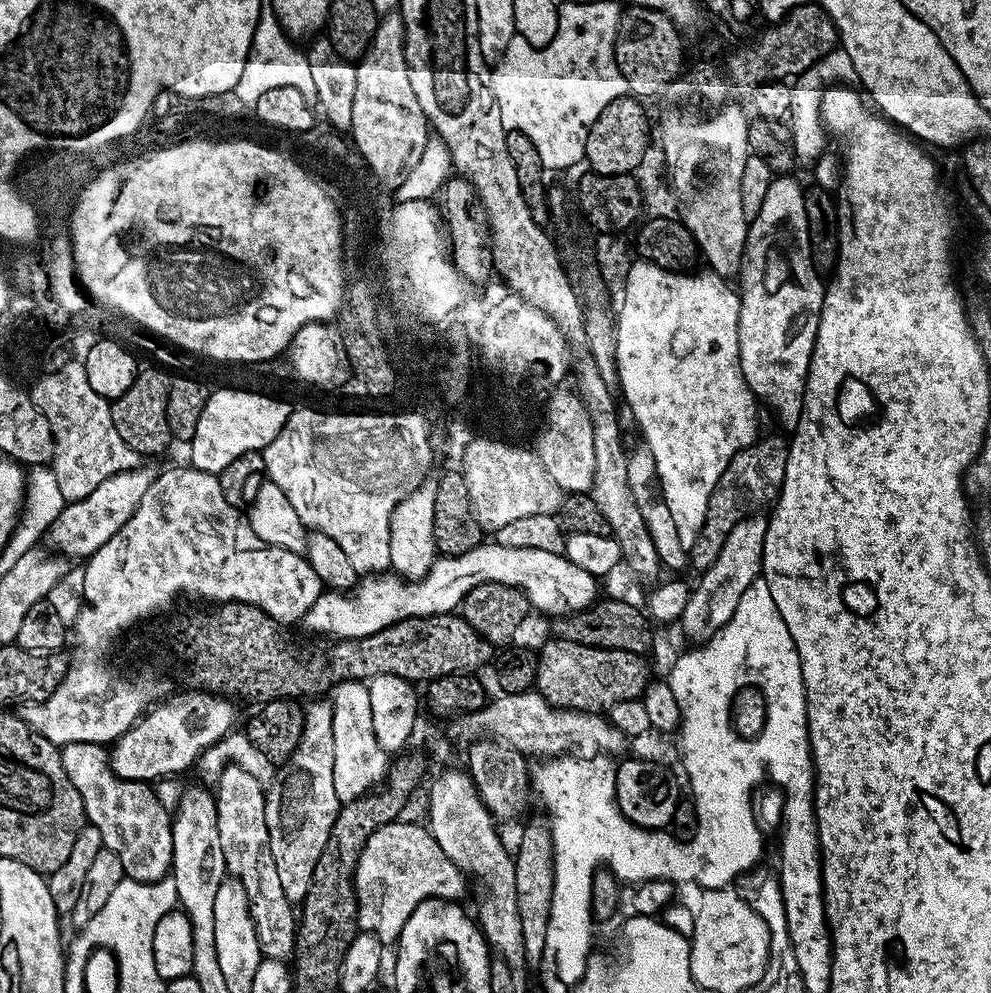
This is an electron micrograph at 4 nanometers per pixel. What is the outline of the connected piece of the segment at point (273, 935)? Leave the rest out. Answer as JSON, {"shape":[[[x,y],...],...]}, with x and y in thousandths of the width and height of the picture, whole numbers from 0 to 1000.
{"shape":[[[238,769],[224,774],[217,790],[218,831],[220,844],[224,847],[224,864],[228,864],[230,873],[229,881],[244,888],[248,896],[250,915],[260,941],[263,964],[290,968],[299,958],[301,922],[285,897],[281,872],[276,872],[276,860],[272,860],[272,840],[268,836],[267,795],[261,787]]]}

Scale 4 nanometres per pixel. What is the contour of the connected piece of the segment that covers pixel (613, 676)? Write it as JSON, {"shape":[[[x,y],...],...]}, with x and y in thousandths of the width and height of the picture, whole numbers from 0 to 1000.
{"shape":[[[557,642],[557,646],[549,654],[544,654],[543,675],[541,676],[539,693],[548,701],[552,709],[558,709],[560,713],[574,713],[580,717],[609,719],[624,707],[636,707],[649,702],[656,684],[652,666],[653,664],[650,661],[632,655],[587,651],[583,647]]]}

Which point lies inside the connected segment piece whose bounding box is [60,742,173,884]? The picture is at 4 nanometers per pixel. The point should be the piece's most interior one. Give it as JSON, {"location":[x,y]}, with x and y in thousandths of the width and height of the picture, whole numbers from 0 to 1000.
{"location":[135,830]}

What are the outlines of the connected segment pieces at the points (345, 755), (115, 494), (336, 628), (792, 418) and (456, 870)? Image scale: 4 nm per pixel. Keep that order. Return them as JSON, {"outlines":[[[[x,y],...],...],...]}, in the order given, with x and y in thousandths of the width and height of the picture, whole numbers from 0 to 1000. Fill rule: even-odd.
{"outlines":[[[[344,685],[334,694],[333,708],[337,739],[337,800],[341,800],[344,810],[351,810],[386,791],[394,772],[394,761],[379,746],[370,688]]],[[[140,469],[130,475],[119,476],[103,485],[86,504],[66,507],[60,522],[47,535],[47,543],[52,543],[53,550],[61,552],[62,561],[88,562],[94,560],[135,518],[135,514],[143,506],[143,497],[147,497],[147,493],[151,493],[158,478],[158,472]]],[[[485,546],[470,558],[444,560],[437,564],[432,577],[422,584],[413,586],[399,578],[371,578],[358,589],[354,598],[344,598],[339,594],[324,595],[317,610],[308,617],[305,628],[313,635],[324,636],[327,640],[364,645],[366,640],[377,638],[415,620],[446,620],[455,617],[463,613],[470,598],[474,598],[478,590],[490,586],[525,592],[531,598],[534,609],[540,615],[542,612],[550,616],[553,622],[586,616],[603,603],[602,581],[590,579],[587,570],[579,570],[579,566],[564,556]]],[[[787,175],[782,178],[773,191],[773,203],[769,205],[769,211],[758,222],[755,231],[755,250],[752,254],[752,264],[749,271],[747,284],[747,312],[746,312],[746,363],[749,369],[750,380],[754,389],[766,404],[771,404],[781,413],[786,427],[793,435],[800,435],[808,421],[808,413],[811,412],[812,389],[815,386],[816,366],[819,364],[820,349],[823,347],[825,324],[827,323],[828,310],[831,307],[832,285],[826,271],[819,262],[819,246],[816,236],[816,228],[813,224],[813,203],[811,202],[812,190],[802,181],[802,176]]],[[[407,825],[377,836],[361,864],[359,880],[355,883],[355,891],[359,893],[359,909],[361,911],[361,935],[363,939],[372,939],[387,953],[399,952],[403,948],[408,930],[418,920],[418,916],[427,906],[463,907],[468,898],[470,883],[464,874],[446,860],[446,852],[436,843],[427,829],[408,830]]]]}

